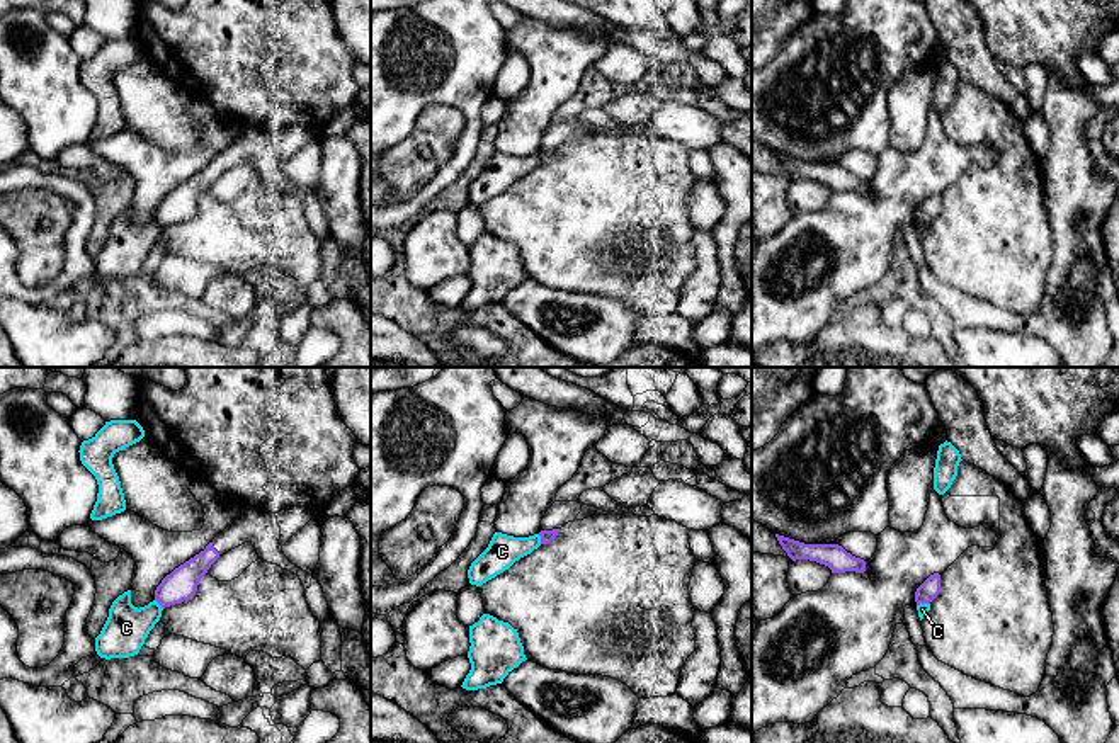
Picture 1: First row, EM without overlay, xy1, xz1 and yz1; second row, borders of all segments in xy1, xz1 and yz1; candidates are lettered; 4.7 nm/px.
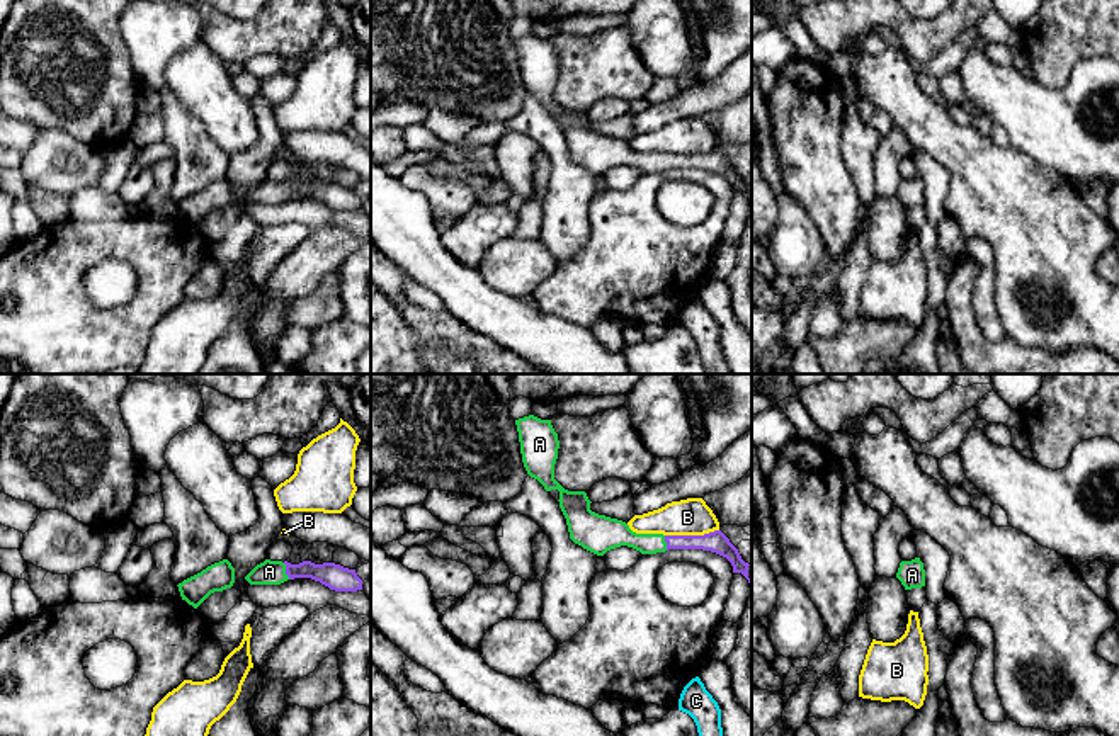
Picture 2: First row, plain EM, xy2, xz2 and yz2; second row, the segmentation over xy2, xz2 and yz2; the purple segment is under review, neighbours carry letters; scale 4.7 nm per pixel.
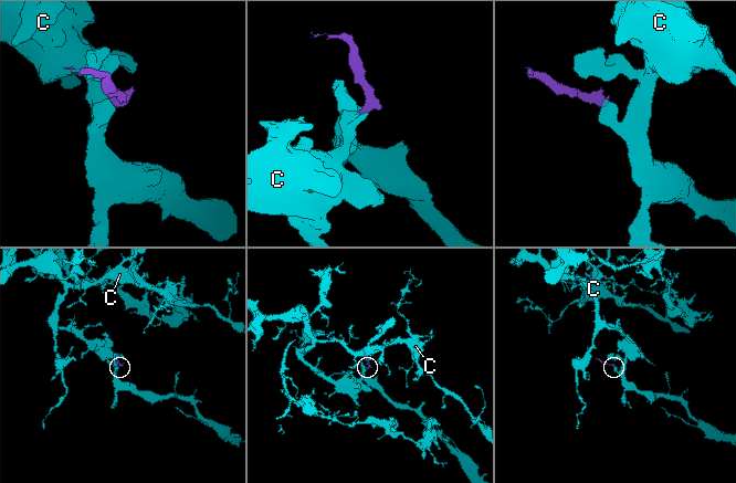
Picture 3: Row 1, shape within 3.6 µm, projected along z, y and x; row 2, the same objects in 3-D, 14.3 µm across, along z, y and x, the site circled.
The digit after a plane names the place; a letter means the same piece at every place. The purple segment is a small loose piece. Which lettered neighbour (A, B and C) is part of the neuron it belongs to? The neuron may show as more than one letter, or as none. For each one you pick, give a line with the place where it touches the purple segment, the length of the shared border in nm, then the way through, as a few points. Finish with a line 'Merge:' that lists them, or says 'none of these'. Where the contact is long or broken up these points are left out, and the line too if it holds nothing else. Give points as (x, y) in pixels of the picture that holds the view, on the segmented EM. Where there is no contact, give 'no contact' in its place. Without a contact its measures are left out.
A: xy2 (286, 571) | 90 nm | across xy2 (335, 577), (317, 571), (286, 571), (269, 571)
Merge: A

